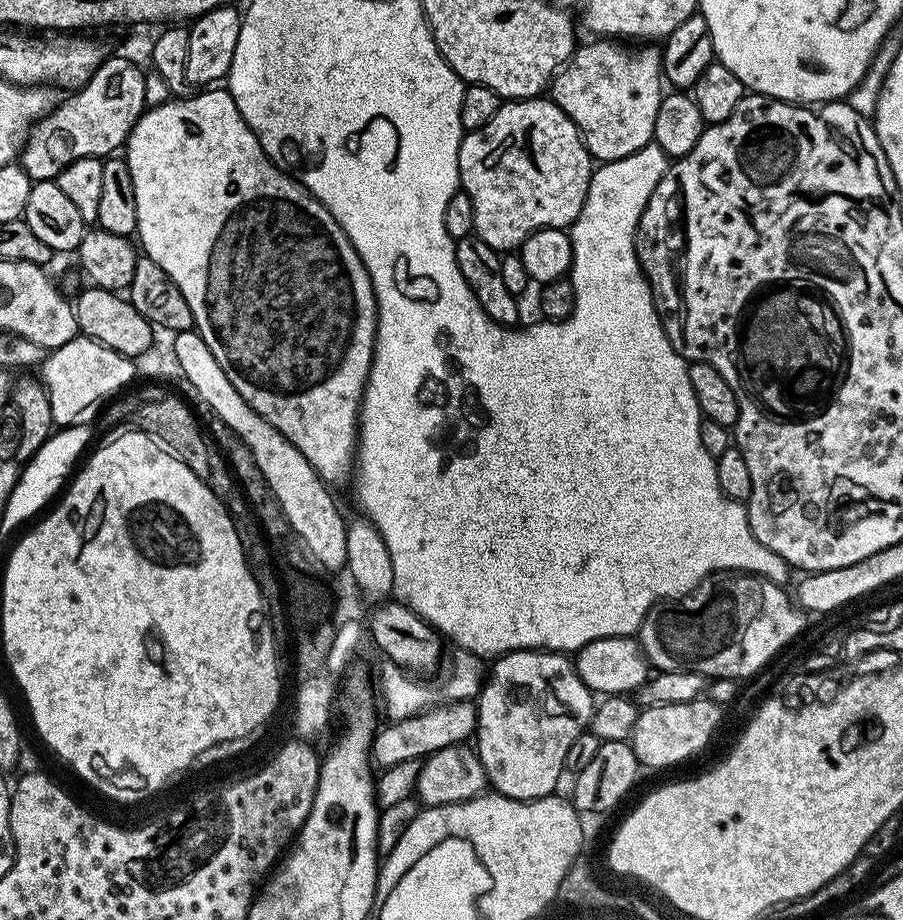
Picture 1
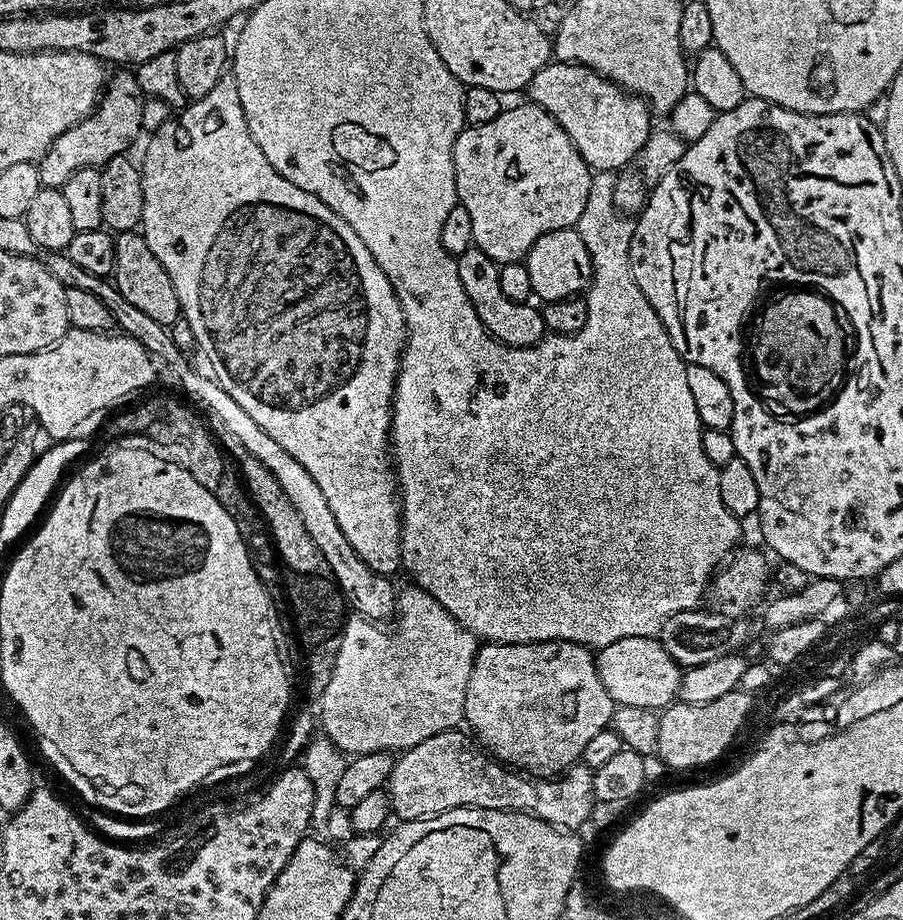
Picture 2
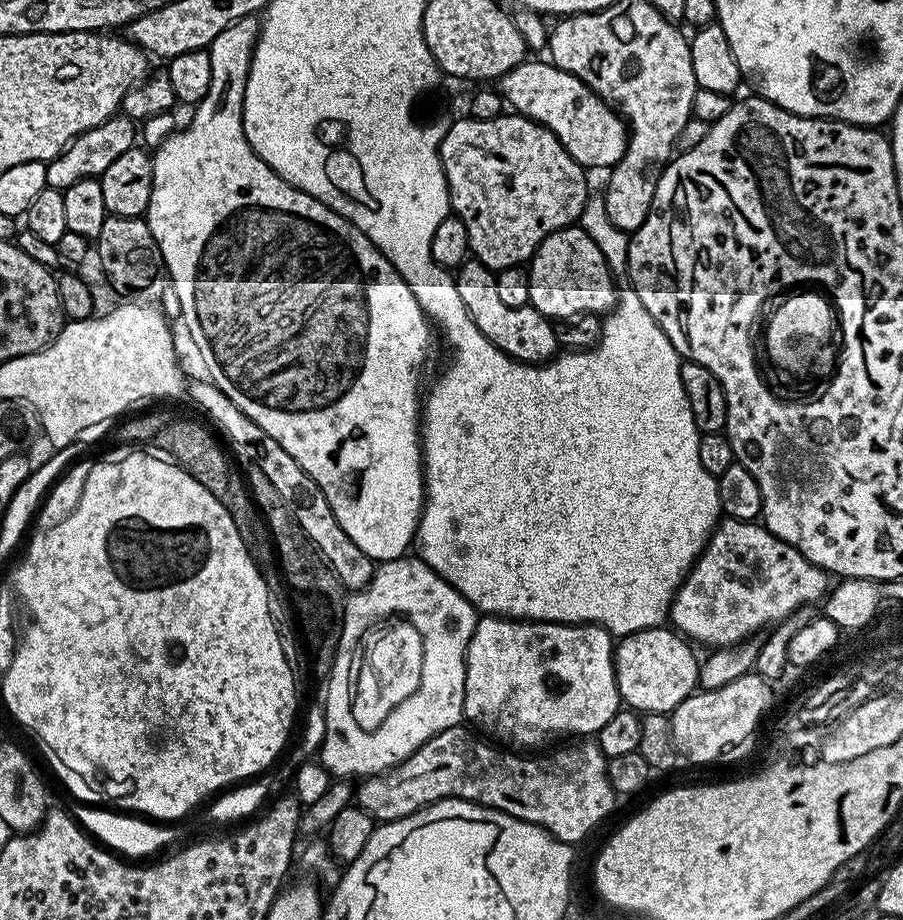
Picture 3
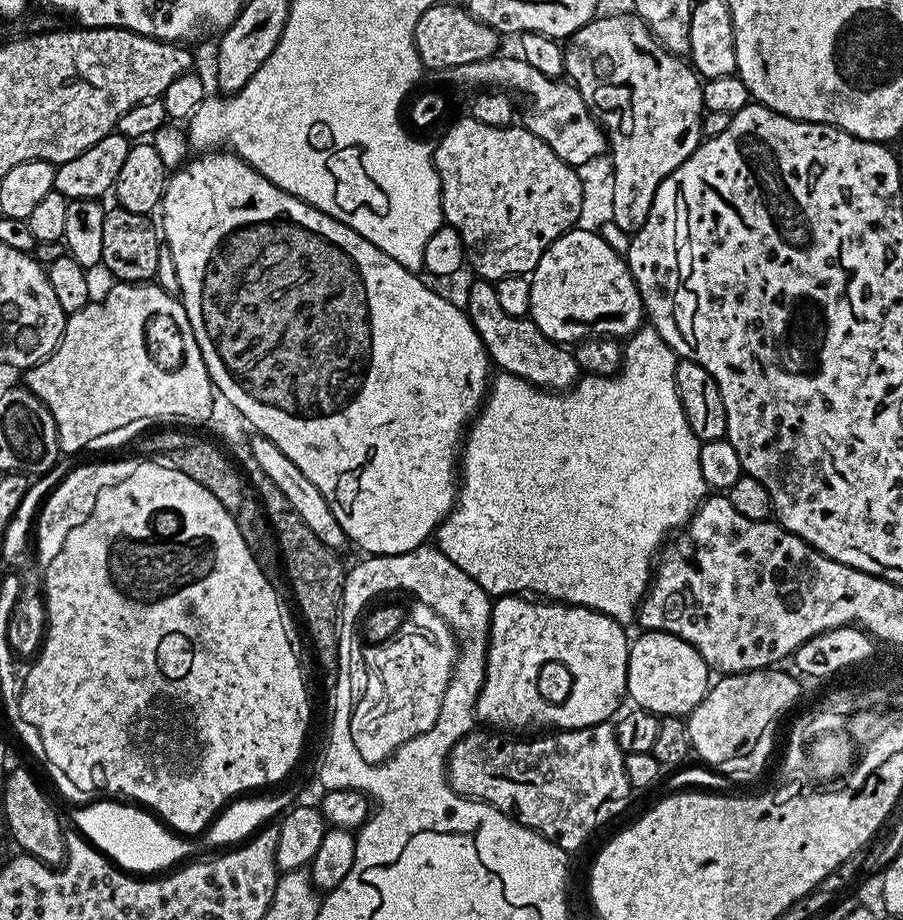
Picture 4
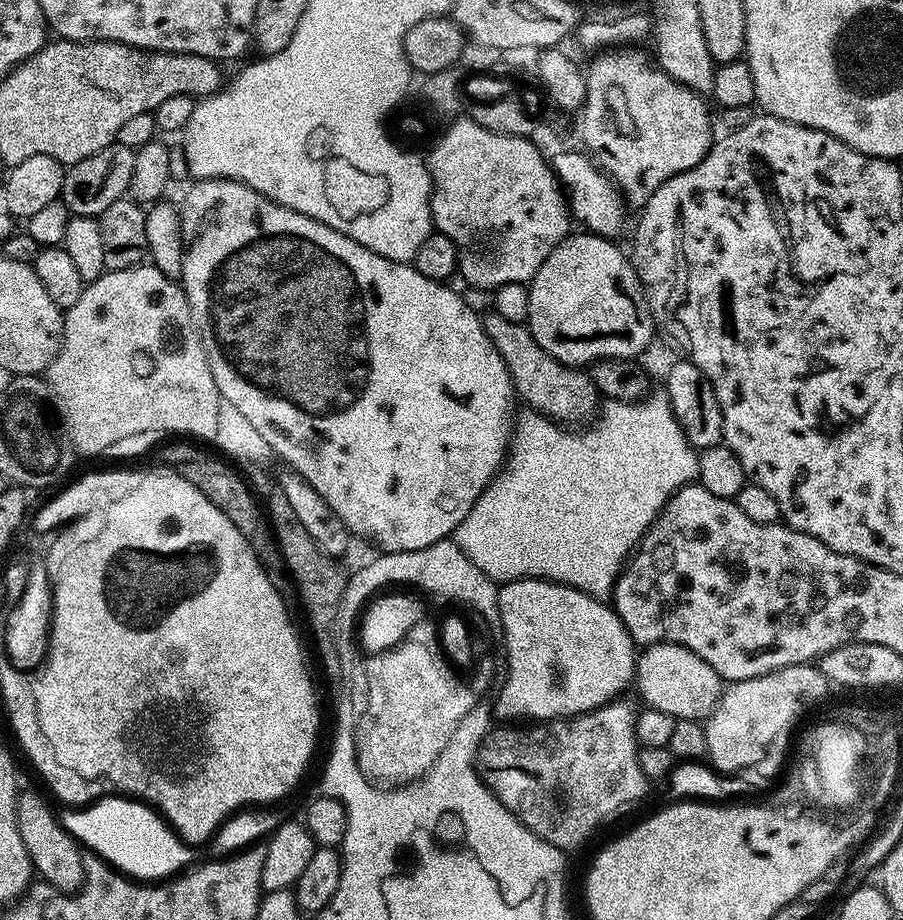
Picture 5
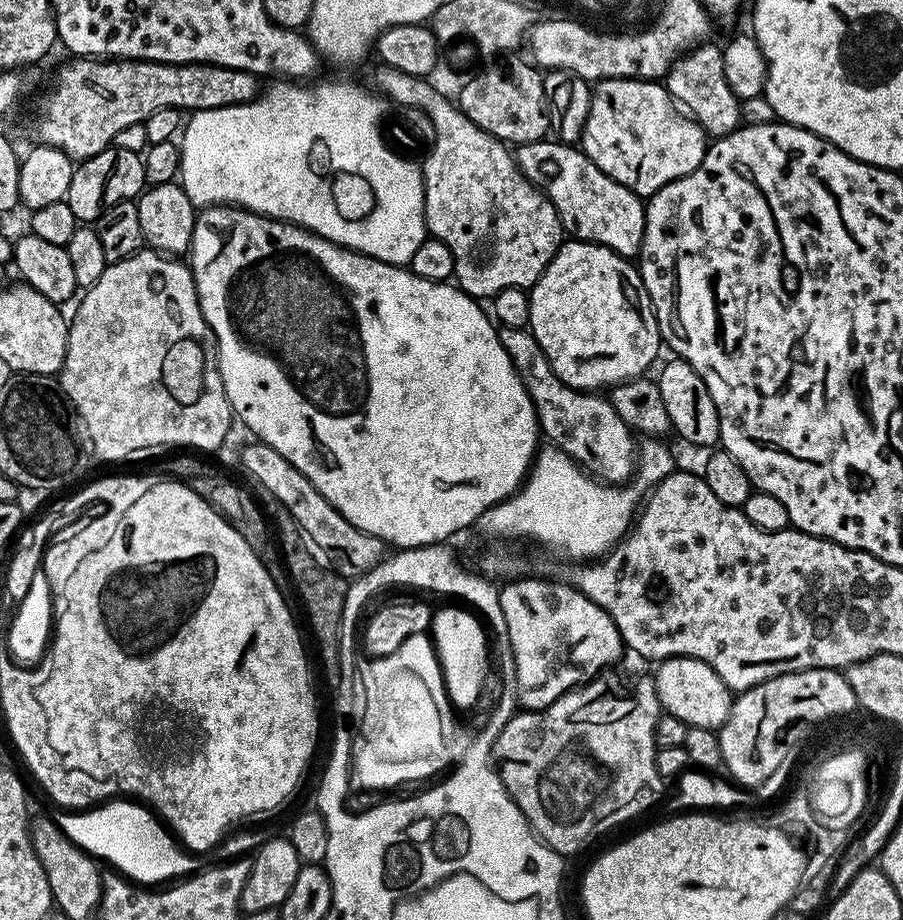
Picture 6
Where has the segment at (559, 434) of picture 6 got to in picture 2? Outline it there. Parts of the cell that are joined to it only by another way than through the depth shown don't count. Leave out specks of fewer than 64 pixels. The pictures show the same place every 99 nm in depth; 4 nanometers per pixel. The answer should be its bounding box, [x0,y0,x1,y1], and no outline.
[456,246,545,346]

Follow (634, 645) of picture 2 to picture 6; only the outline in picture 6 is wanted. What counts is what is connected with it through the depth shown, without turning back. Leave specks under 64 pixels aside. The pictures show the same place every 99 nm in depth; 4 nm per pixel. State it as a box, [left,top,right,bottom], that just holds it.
[654,656,734,730]

